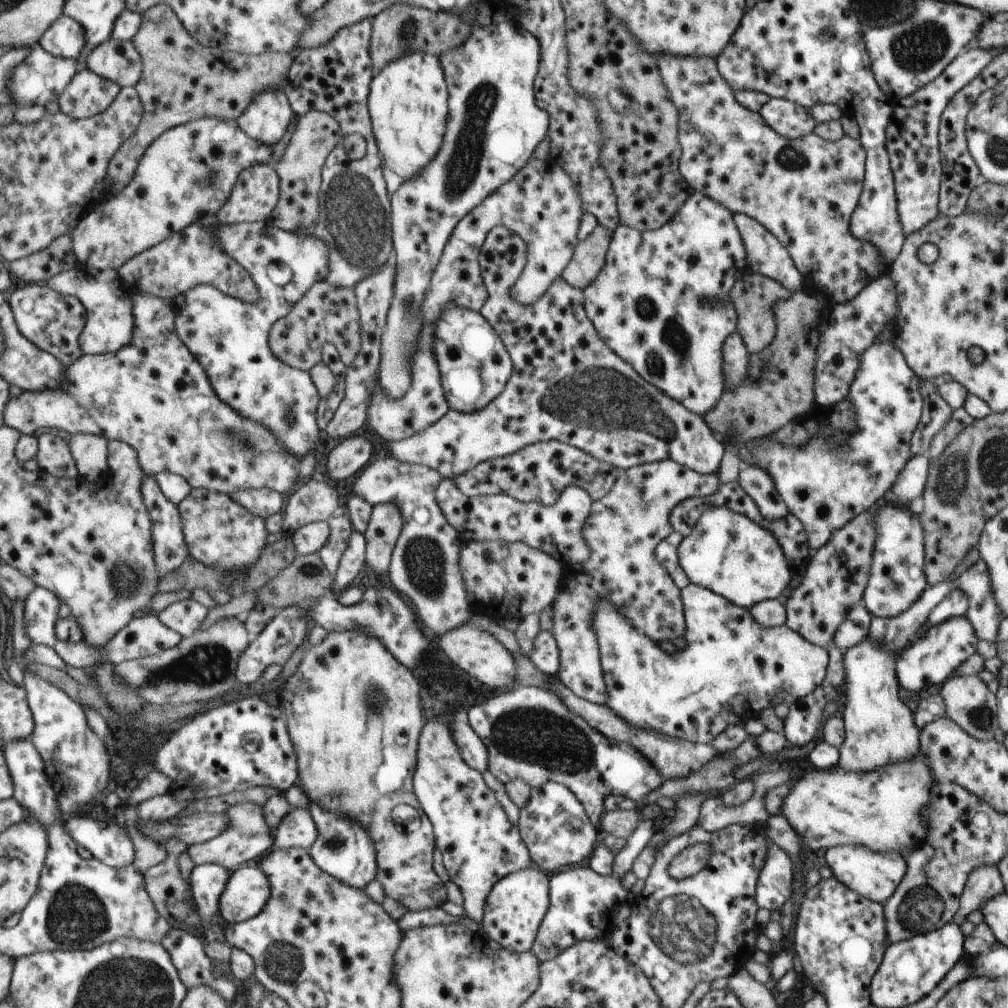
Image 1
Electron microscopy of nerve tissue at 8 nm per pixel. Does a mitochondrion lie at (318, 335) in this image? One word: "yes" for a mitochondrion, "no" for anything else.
no

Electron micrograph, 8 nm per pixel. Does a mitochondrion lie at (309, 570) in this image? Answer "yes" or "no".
yes

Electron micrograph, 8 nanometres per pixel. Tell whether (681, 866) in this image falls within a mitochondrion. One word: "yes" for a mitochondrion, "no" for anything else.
yes

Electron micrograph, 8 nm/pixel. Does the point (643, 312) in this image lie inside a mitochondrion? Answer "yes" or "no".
yes

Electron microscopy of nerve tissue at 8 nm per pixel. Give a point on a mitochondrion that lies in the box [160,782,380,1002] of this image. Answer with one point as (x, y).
(283, 963)

